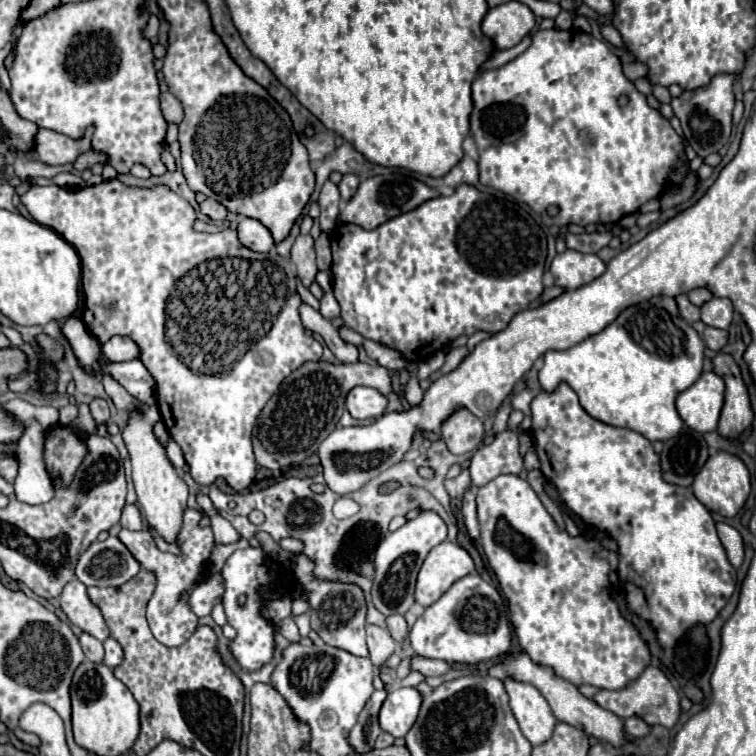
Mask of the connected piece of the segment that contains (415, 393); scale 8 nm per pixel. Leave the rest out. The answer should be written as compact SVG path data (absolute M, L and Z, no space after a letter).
M407 362L405 370L409 372L409 380L407 380L407 384L405 384L405 400L415 406L415 404L419 404L421 398L423 398L423 390L421 390L419 378L417 378L417 364L409 364L409 362Z

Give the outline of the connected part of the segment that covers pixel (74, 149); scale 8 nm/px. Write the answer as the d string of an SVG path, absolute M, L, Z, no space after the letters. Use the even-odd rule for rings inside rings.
M39 128L35 134L35 140L33 140L33 148L25 152L25 158L43 162L47 166L59 166L59 164L73 162L81 152L87 152L89 148L91 148L89 136L75 142L53 130Z

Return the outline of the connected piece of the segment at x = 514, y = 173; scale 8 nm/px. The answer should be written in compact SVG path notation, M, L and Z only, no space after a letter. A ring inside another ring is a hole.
M537 30L531 46L523 54L501 68L485 70L475 78L471 90L471 134L479 148L481 184L529 204L547 226L619 222L623 216L635 214L645 202L679 190L689 174L689 162L679 134L637 92L633 82L623 74L621 62L611 48L591 34L579 30ZM623 94L629 102L619 106L619 96ZM581 128L589 128L597 136L593 150L579 144L577 132ZM549 206L559 206L559 214L549 216Z

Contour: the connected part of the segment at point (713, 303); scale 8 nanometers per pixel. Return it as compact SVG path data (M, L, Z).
M711 298L701 306L701 320L713 328L729 328L733 320L733 304L727 298Z

